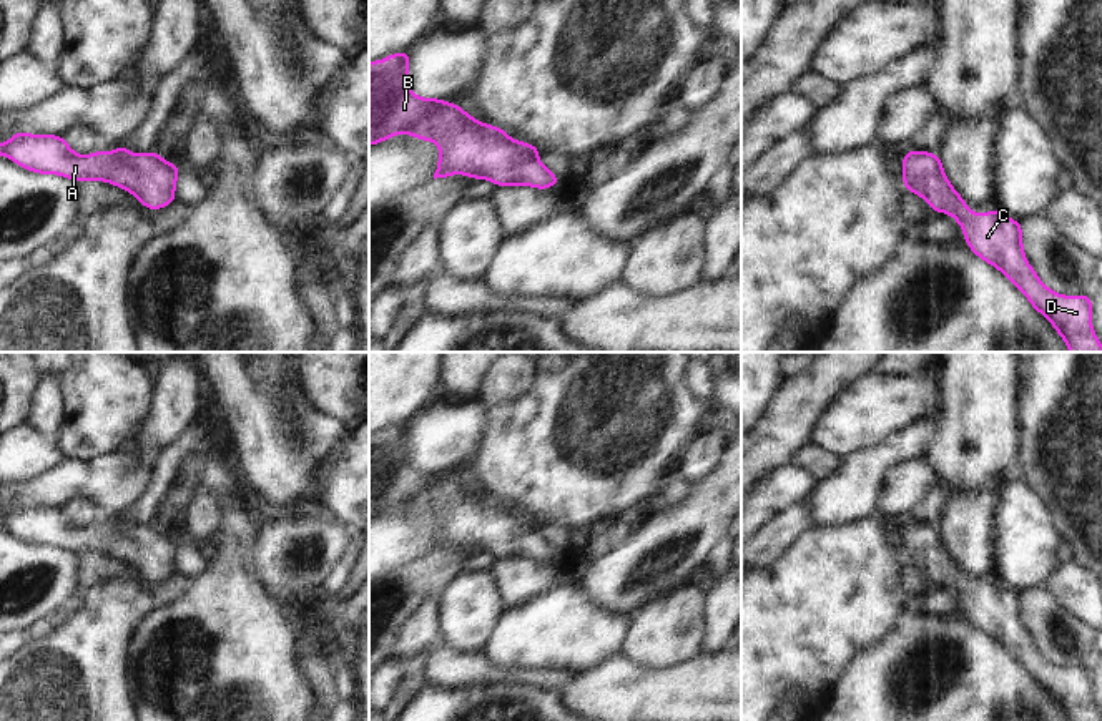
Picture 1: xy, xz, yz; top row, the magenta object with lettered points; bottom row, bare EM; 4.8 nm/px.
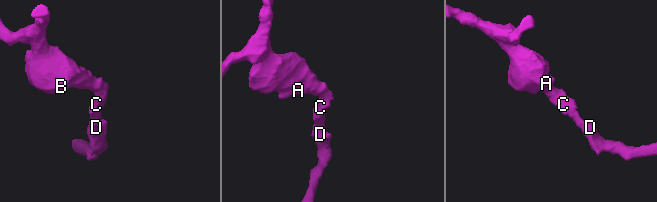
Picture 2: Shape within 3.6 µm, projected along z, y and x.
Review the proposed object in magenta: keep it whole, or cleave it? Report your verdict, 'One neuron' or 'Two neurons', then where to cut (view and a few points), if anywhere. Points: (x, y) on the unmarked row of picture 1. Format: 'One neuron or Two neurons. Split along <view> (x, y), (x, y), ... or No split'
One neuron. No split.

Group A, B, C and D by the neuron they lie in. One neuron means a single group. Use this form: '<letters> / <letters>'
A B C D

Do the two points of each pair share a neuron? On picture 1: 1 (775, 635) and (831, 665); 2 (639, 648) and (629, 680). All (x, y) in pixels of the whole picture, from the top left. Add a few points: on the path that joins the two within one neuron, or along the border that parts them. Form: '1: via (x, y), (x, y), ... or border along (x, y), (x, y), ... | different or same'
1: via (788, 635), (801, 635), (818, 652) | same
2: border along (619, 655), (637, 662), (644, 668), (672, 667) | different

